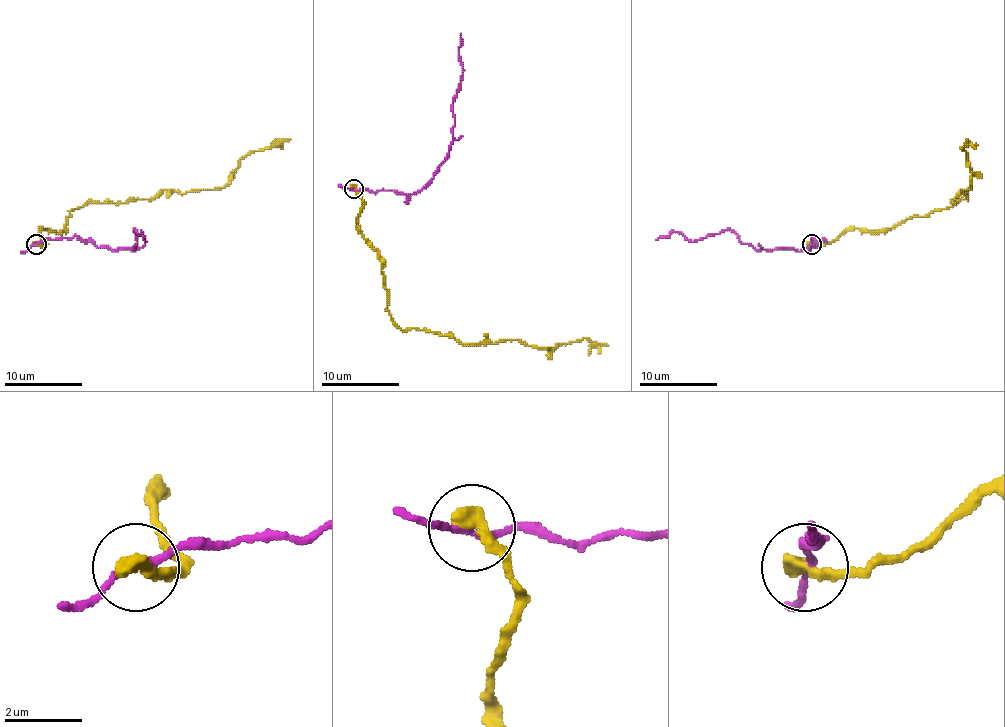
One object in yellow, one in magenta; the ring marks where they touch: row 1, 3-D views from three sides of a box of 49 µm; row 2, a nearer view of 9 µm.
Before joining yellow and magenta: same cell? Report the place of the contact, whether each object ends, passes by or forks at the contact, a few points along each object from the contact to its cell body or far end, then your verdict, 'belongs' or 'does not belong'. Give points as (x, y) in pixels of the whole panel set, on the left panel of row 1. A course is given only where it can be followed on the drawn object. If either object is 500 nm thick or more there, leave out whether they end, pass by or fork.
at (36, 244); yellow ends there; magenta passes by; yellow runs (36, 243), (44, 228), (60, 232), (85, 205), (218, 189), (242, 158), (290, 139); magenta runs (36, 243), (79, 236), (116, 251), (135, 249), (135, 230), (145, 242), (141, 232), (143, 240); does not belong

